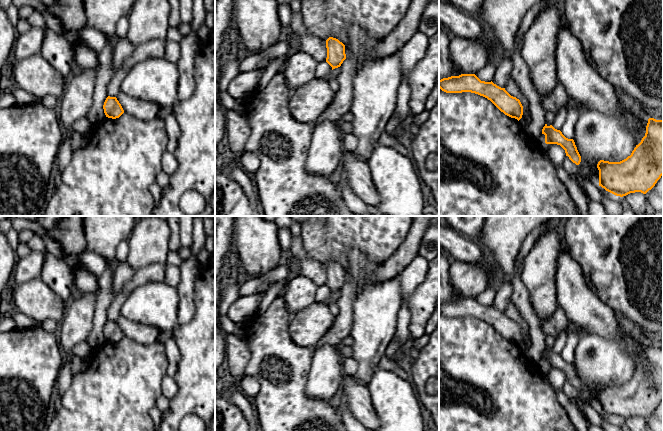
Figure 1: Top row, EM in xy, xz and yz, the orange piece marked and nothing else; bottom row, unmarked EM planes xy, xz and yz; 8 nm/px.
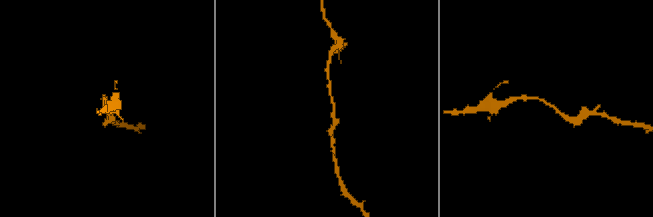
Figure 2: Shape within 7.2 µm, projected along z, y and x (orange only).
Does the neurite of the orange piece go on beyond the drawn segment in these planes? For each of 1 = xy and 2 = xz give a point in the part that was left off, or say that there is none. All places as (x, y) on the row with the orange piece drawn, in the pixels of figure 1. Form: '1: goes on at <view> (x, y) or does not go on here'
1: does not go on here
2: does not go on here

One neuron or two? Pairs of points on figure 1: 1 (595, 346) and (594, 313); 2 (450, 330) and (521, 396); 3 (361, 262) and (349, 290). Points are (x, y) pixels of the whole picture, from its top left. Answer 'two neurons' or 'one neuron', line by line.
1: two neurons
2: one neuron
3: two neurons

